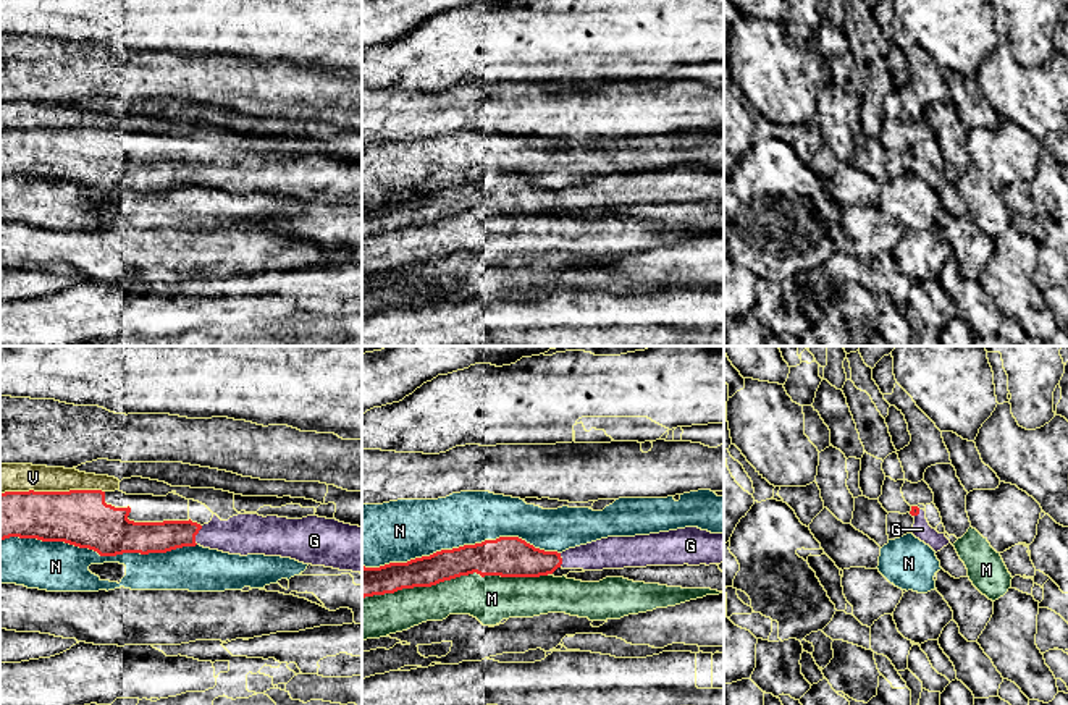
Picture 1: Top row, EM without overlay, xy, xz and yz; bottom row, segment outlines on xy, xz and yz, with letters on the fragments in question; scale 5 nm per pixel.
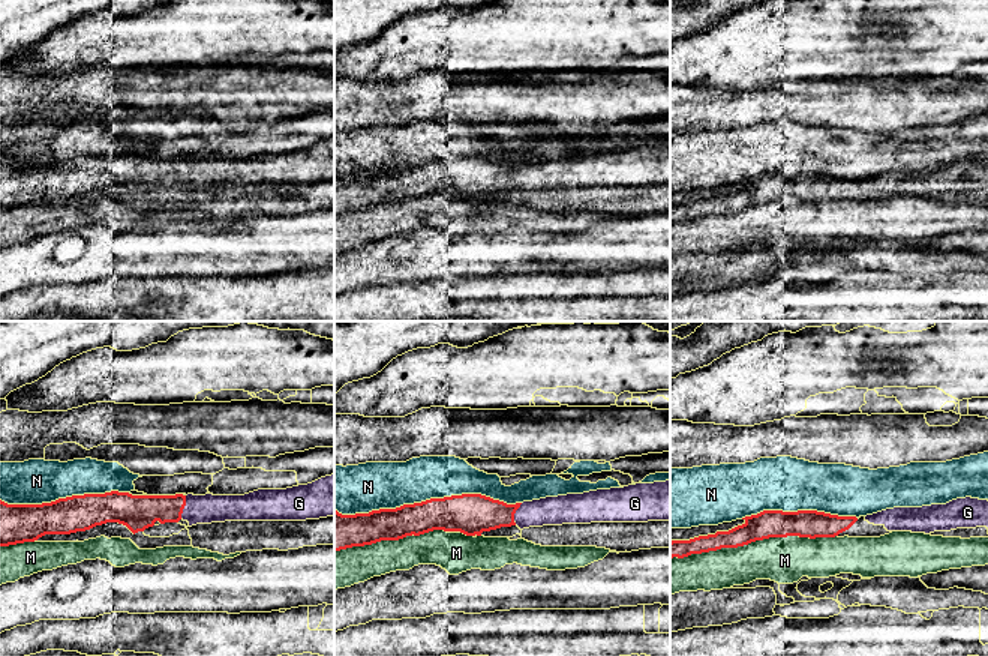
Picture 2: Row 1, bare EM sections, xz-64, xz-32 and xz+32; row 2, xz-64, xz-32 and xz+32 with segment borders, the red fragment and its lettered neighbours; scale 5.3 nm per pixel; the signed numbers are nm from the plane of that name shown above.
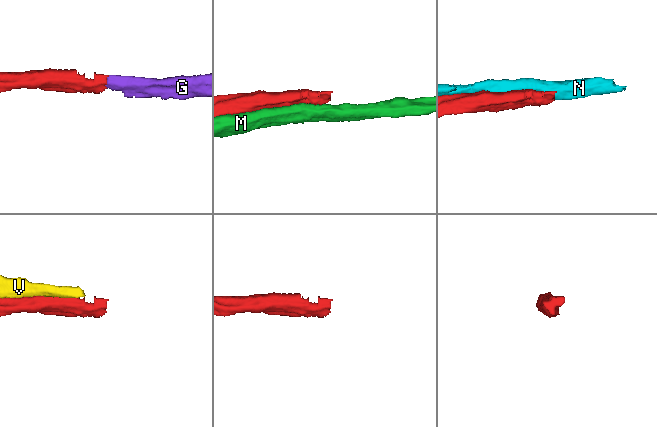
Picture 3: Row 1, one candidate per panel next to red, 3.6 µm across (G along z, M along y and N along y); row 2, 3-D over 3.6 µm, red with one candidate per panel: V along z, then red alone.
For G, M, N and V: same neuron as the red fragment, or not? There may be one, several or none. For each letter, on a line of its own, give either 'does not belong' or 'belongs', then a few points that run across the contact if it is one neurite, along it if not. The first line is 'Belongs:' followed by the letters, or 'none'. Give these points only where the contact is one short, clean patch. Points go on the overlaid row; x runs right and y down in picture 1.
Belongs: G
G: belongs; line xy (146, 537), (196, 534), (244, 534)
M: does not belong
N: does not belong
V: does not belong

